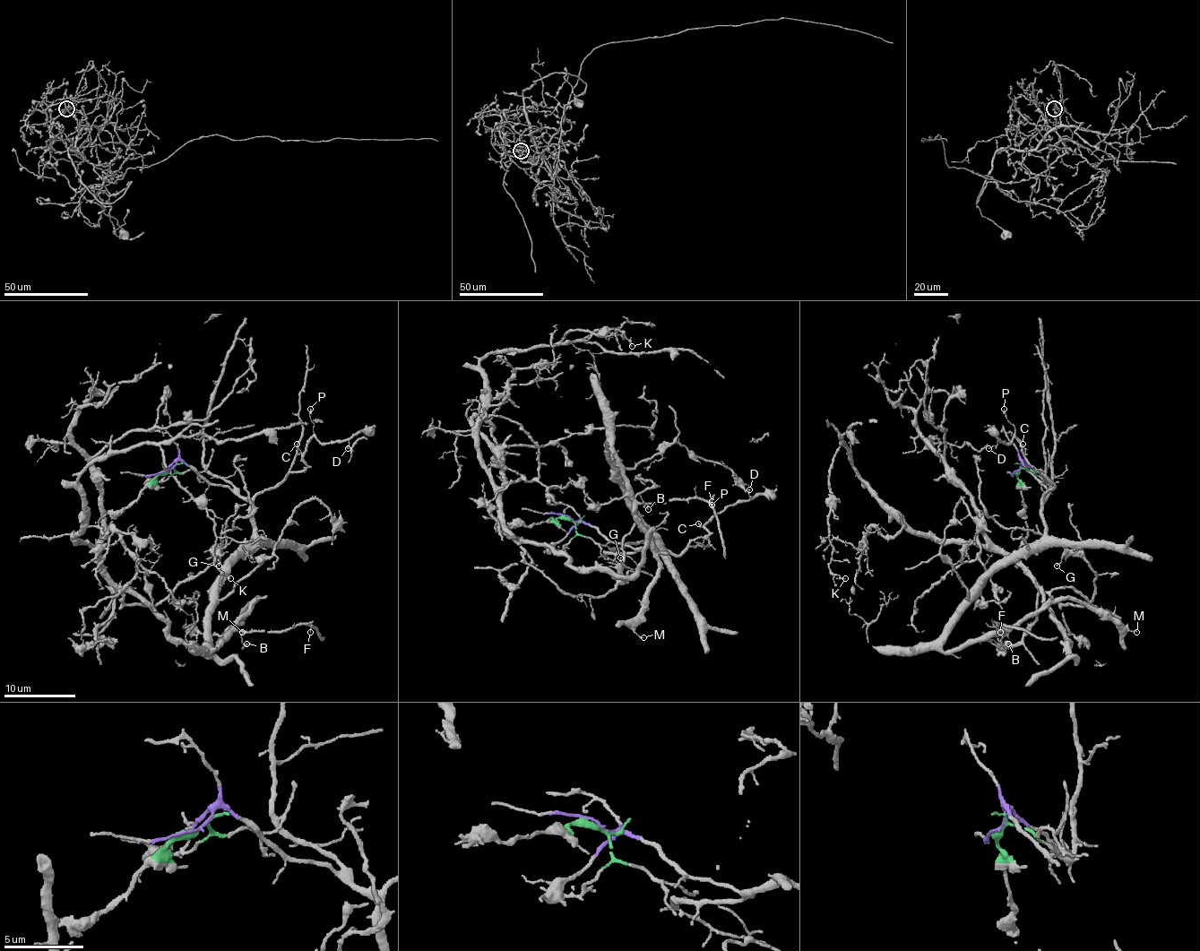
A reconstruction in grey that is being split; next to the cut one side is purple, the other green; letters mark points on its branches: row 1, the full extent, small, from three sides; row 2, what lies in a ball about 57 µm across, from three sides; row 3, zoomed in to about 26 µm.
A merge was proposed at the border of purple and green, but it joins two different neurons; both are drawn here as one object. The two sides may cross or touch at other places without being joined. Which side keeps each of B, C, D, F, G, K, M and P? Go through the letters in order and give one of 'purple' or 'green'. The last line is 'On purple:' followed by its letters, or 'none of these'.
B: purple
C: purple
D: purple
F: purple
G: green
K: green
M: purple
P: purple
On purple: B, C, D, F, M, P

